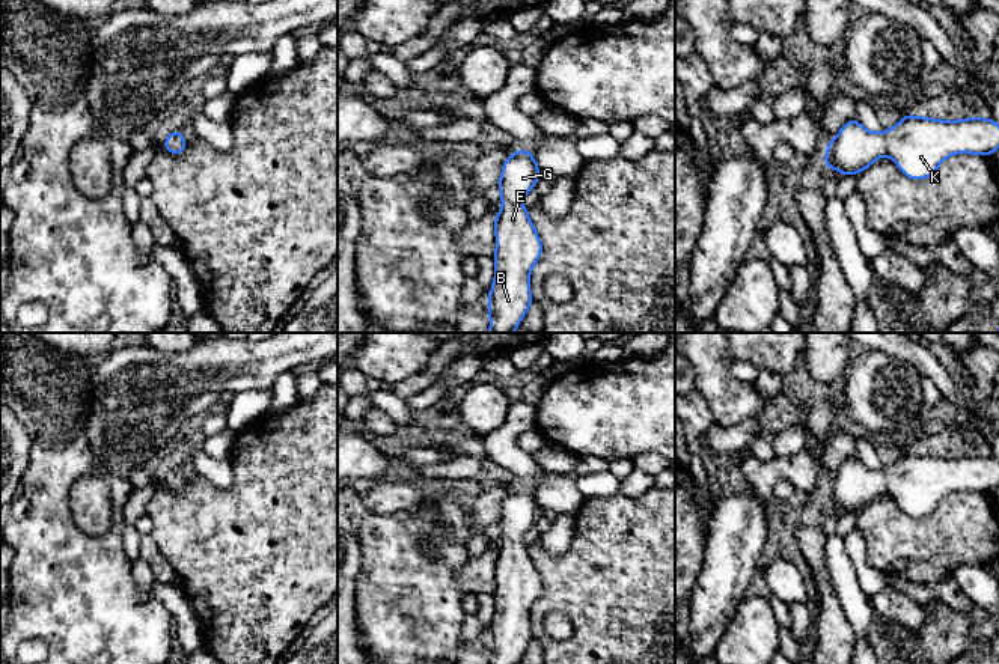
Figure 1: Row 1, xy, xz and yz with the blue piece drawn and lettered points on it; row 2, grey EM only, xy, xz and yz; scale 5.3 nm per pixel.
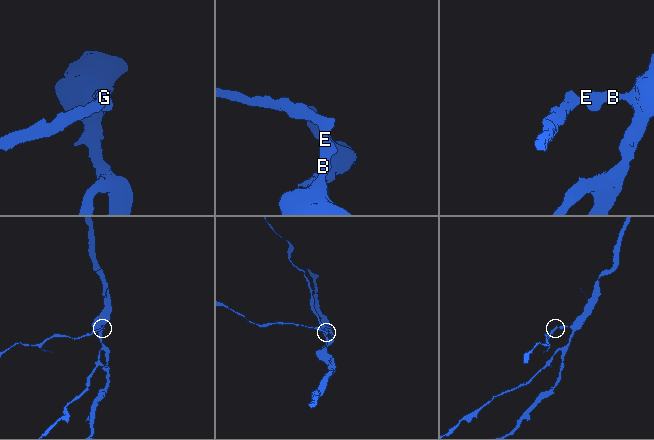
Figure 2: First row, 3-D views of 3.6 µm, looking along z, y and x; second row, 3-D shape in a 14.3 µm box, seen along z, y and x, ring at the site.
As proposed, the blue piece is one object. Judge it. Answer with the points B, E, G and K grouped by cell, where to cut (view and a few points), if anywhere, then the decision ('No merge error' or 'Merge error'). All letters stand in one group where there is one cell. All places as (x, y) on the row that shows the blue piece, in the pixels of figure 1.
Groups: B E G K. No split. No merge error

